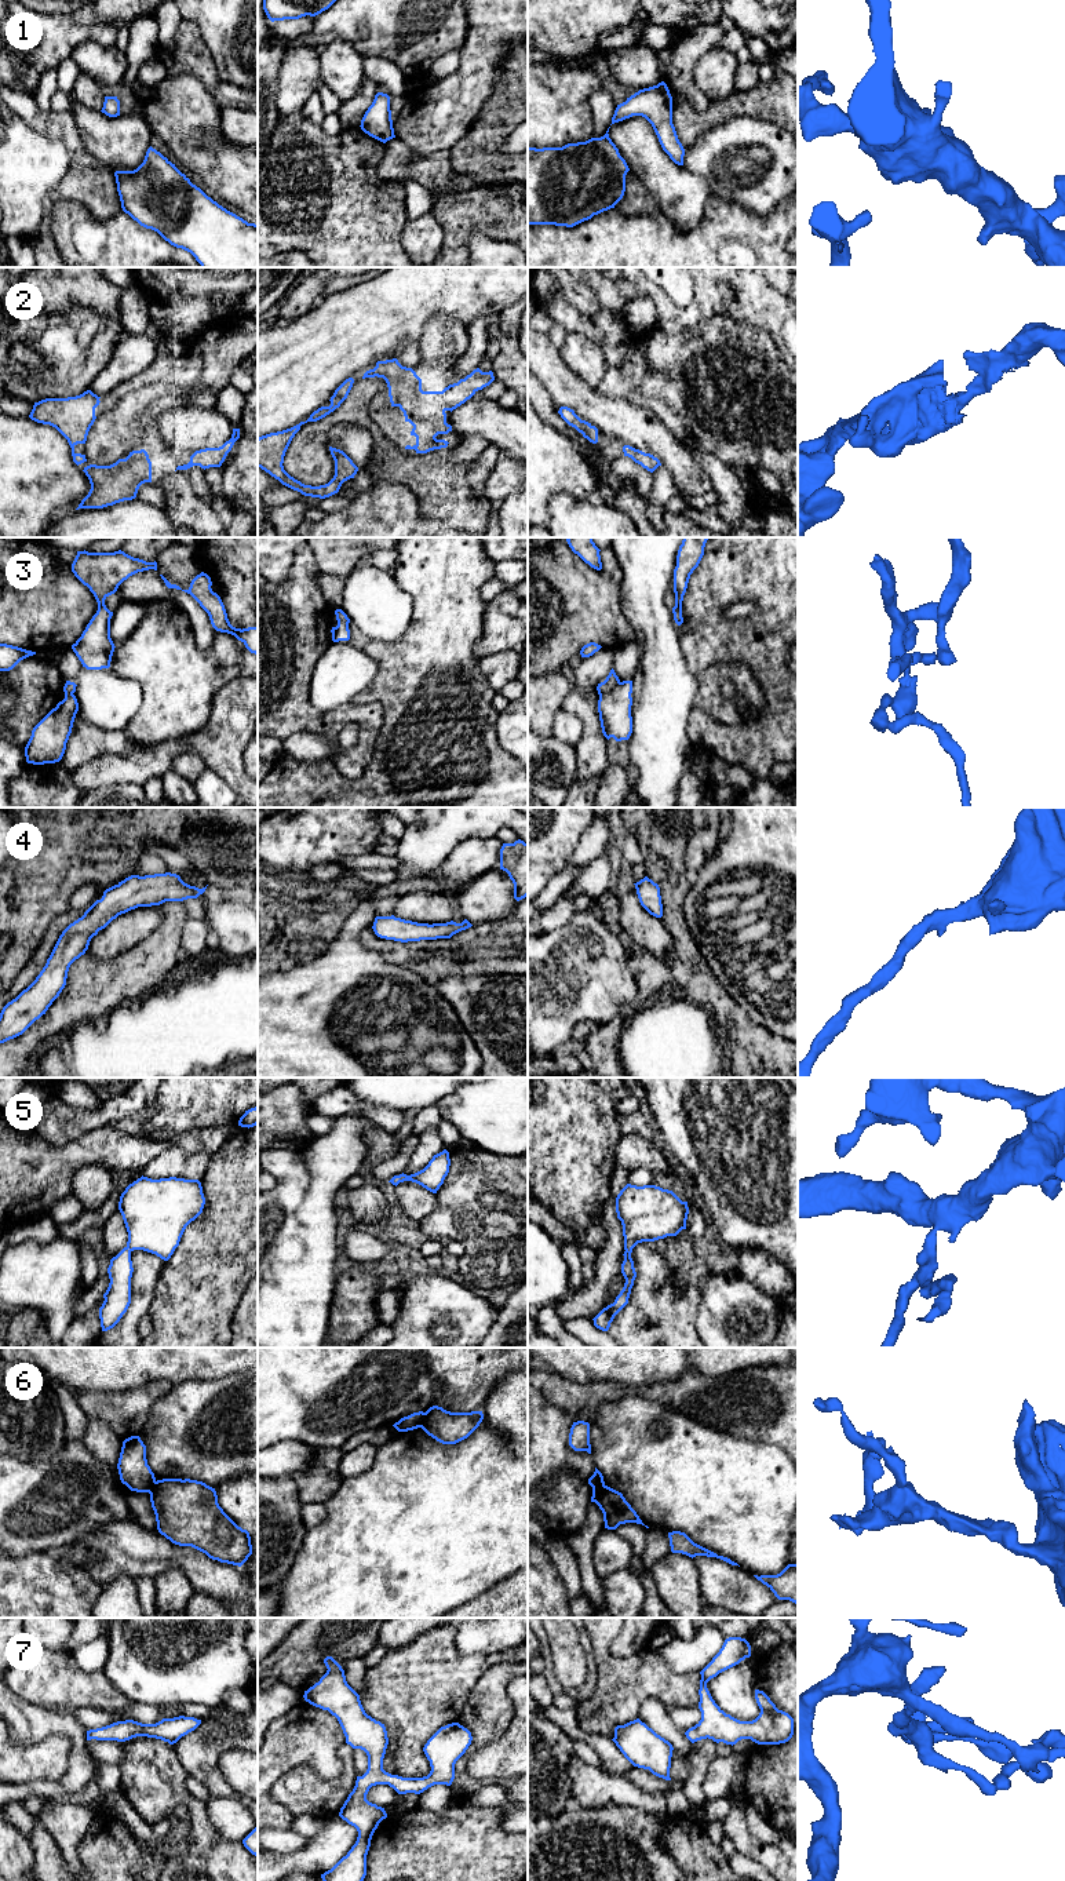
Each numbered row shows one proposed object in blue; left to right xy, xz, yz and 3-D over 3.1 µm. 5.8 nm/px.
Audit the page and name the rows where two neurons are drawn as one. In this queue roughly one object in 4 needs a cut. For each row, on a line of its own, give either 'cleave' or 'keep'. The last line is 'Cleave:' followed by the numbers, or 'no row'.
1: keep
2: keep
3: cleave
4: keep
5: keep
6: cleave
7: keep
Cleave: 3, 6

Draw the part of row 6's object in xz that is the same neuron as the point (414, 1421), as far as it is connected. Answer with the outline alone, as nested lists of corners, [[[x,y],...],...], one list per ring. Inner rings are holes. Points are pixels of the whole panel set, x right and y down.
[[[419,1411],[419,1412],[413,1412],[408,1417],[401,1418],[398,1422],[395,1422],[393,1426],[398,1430],[398,1432],[408,1432],[408,1430],[413,1430],[422,1426],[424,1418],[424,1412]]]

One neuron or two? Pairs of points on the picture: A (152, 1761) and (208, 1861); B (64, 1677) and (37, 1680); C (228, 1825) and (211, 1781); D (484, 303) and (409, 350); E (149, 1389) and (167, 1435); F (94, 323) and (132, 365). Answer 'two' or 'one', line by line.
A: one
B: one
C: two
D: two
E: two
F: two

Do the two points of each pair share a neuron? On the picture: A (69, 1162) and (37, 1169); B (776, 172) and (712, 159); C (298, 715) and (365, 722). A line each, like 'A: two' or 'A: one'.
A: one
B: one
C: one

